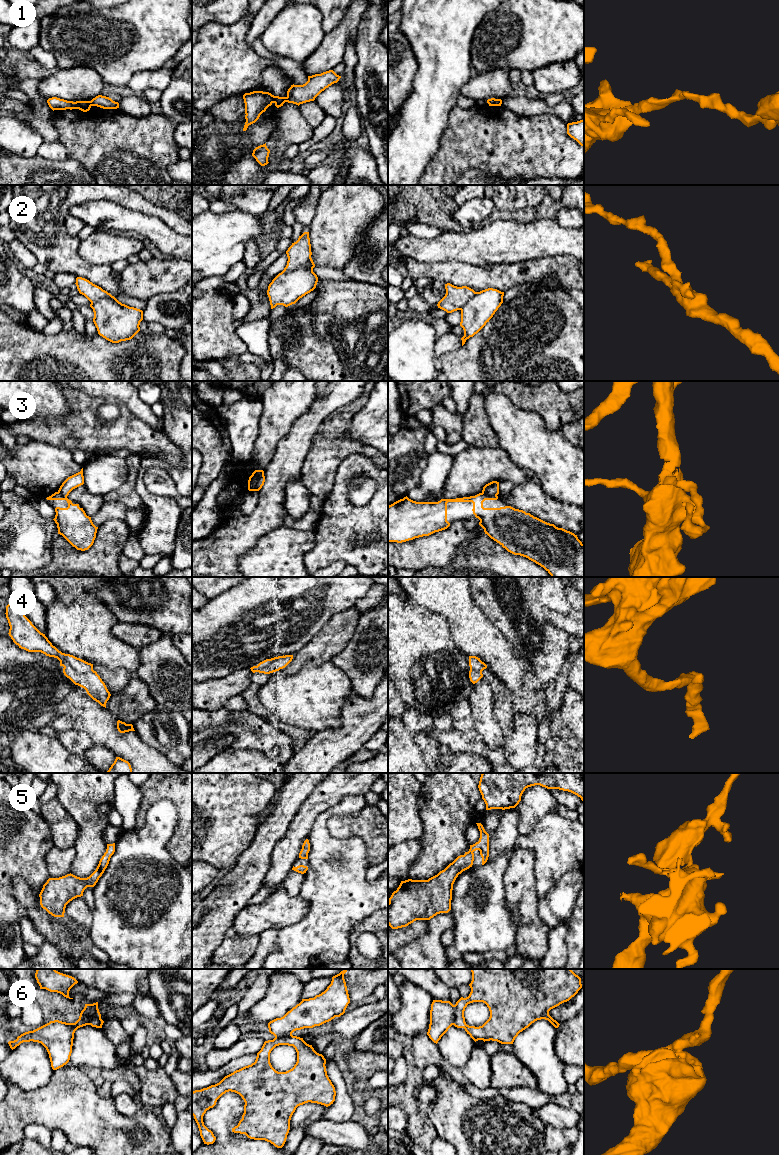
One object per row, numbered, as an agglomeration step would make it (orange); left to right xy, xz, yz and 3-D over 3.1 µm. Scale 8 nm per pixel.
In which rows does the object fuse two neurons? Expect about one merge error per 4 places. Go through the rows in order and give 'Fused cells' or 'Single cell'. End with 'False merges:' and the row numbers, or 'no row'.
1: Fused cells
2: Fused cells
3: Fused cells
4: Single cell
5: Single cell
6: Fused cells
False merges: 1, 2, 3, 6

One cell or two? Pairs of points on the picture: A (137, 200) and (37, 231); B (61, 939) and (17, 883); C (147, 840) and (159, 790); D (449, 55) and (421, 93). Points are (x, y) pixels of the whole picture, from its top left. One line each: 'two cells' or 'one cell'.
A: one cell
B: one cell
C: two cells
D: one cell

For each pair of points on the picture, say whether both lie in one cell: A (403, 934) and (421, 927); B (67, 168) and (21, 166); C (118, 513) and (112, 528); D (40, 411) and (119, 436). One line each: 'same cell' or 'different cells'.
A: same cell
B: same cell
C: different cells
D: different cells

